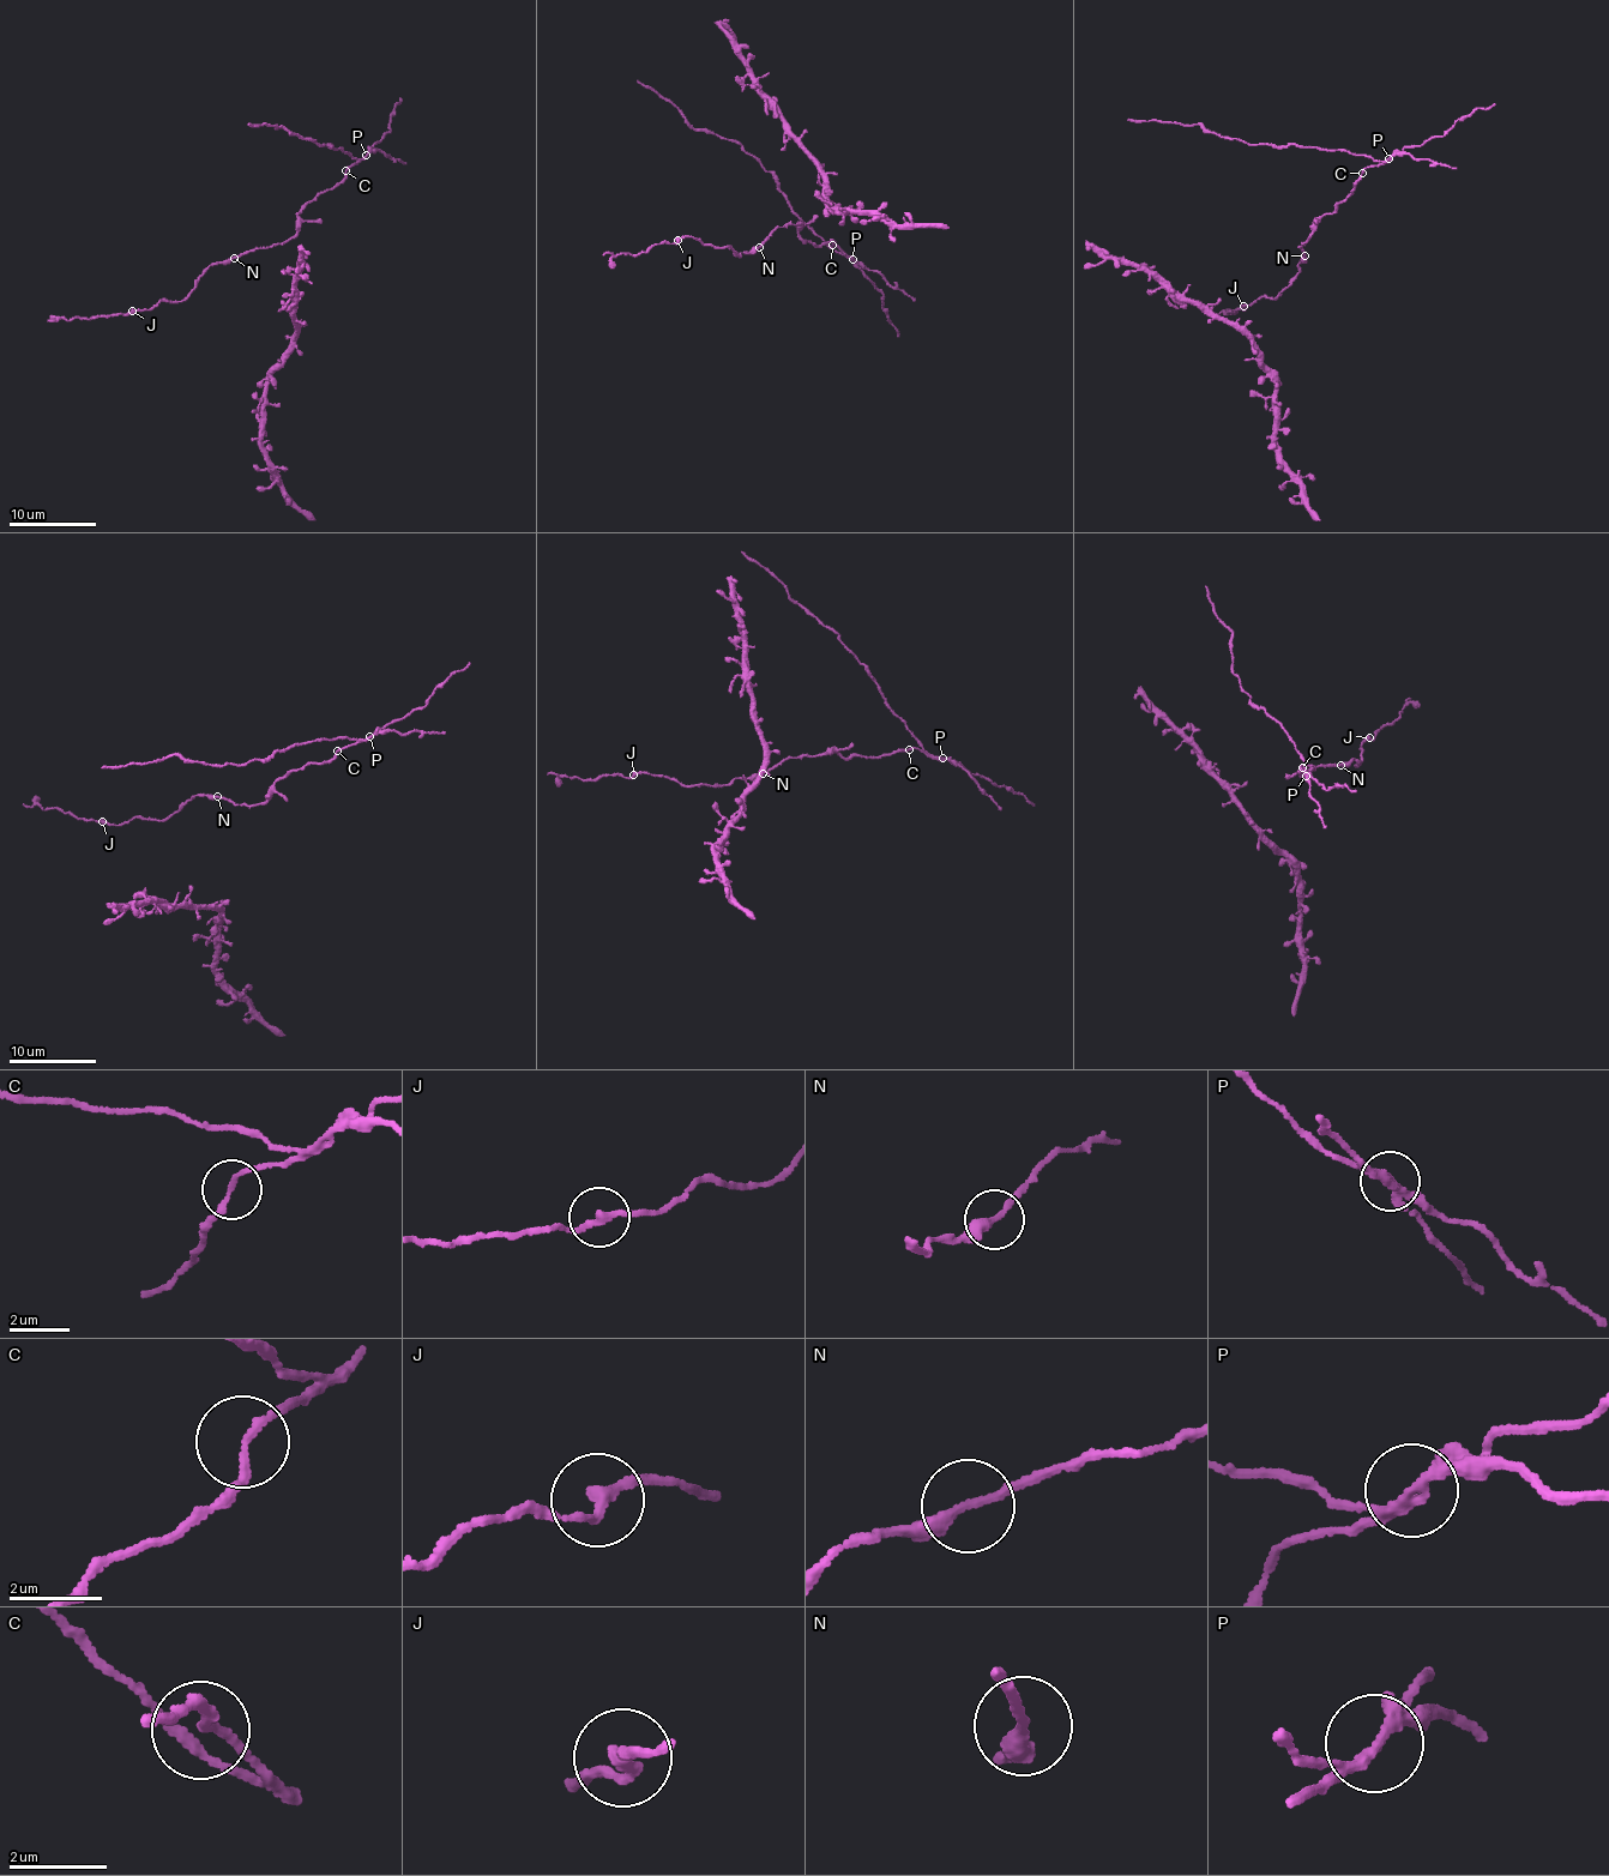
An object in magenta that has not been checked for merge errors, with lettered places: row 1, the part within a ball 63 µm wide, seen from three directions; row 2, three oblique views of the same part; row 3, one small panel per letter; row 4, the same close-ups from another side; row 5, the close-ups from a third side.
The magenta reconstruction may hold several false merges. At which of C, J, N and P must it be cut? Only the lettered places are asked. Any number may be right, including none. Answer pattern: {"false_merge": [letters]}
{"false_merge": ["P"]}

